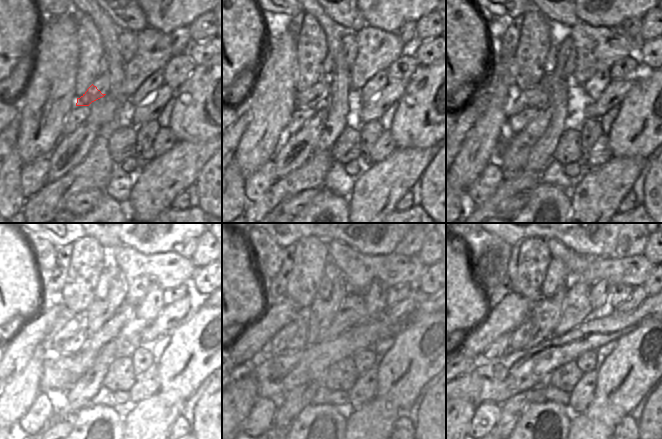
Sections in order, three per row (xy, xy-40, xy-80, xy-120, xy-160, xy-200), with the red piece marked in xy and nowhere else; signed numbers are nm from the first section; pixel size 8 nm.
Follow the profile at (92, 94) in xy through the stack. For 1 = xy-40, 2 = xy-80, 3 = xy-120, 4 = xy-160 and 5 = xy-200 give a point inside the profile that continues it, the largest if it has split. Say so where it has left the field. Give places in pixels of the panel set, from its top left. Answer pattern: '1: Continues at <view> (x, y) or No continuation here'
1: Continues at xy-40 (315, 97)
2: Continues at xy-80 (535, 97)
3: Continues at xy-120 (79, 322)
4: Continues at xy-160 (277, 345)
5: Continues at xy-200 (500, 347).

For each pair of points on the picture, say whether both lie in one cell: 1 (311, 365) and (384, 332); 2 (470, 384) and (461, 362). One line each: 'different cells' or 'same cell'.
1: same cell
2: different cells

